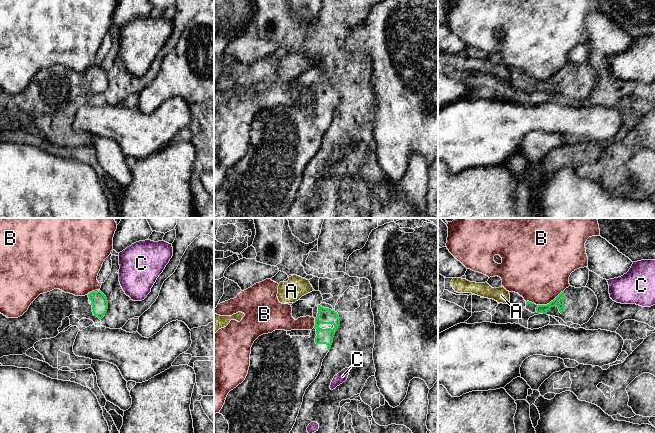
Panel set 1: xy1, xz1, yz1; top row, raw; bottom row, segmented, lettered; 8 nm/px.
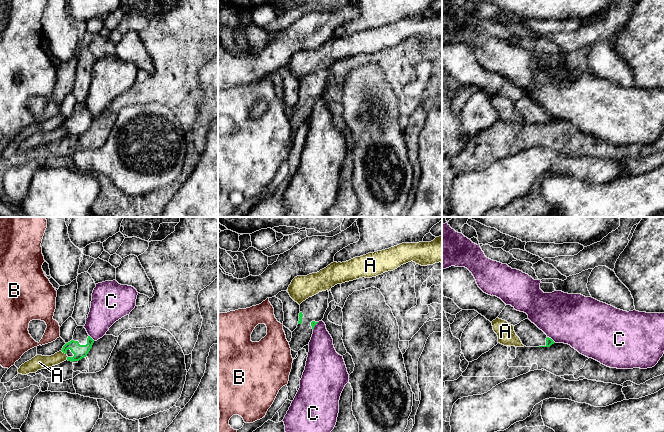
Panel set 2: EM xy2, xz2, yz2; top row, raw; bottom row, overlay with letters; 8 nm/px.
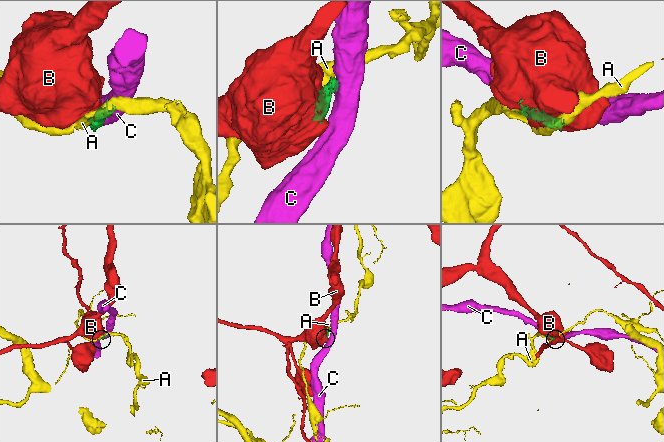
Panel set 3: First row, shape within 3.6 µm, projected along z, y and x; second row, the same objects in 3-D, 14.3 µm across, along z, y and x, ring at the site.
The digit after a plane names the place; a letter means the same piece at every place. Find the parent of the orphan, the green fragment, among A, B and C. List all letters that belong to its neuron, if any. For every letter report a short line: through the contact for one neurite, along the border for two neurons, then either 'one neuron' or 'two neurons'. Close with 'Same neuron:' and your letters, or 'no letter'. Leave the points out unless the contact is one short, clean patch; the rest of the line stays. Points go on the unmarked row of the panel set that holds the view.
A: line xy2 (61, 126), (66, 130); two neurons
B: two neurons
C: line yz2 (547, 112), (555, 118); two neurons
Same neuron: no letter

